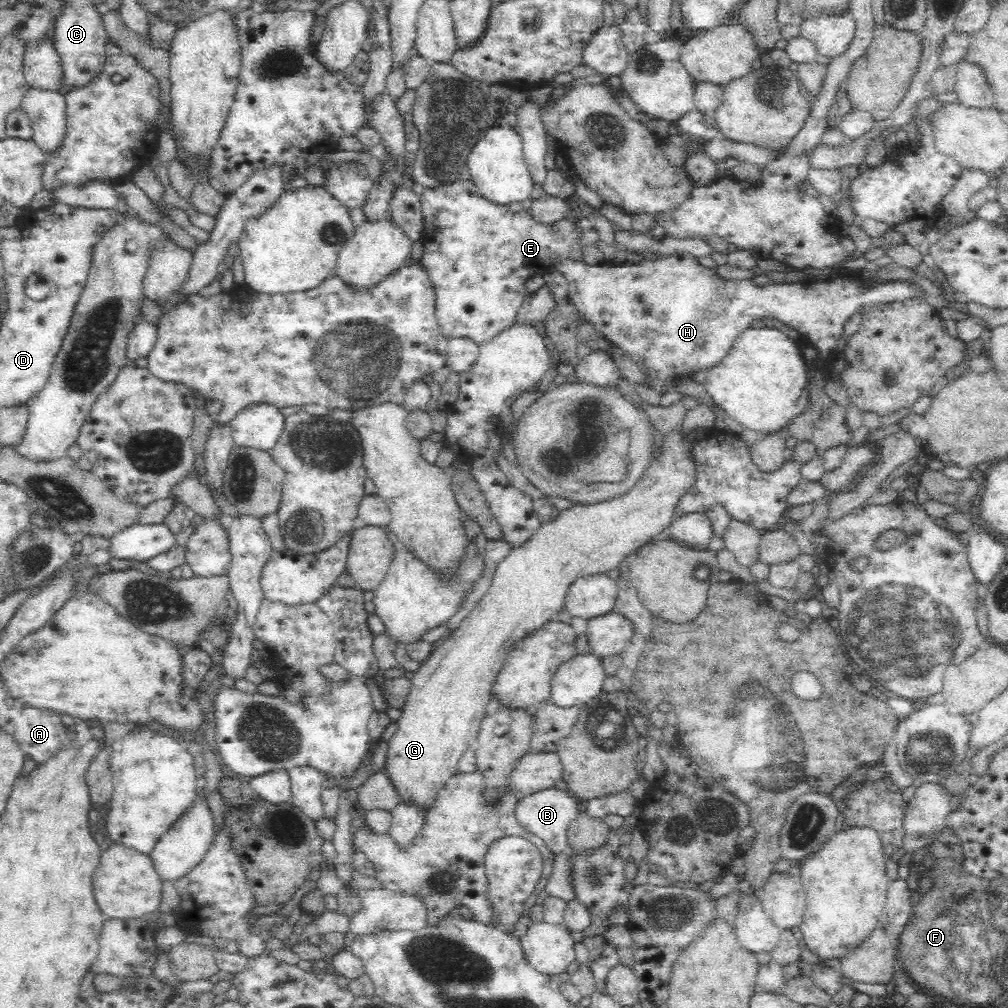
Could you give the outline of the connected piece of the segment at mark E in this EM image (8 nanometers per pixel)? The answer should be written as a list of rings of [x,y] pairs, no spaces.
[[[471,179],[424,189],[419,198],[425,220],[425,232],[421,238],[425,249],[421,263],[435,288],[435,317],[440,335],[446,340],[472,340],[479,346],[490,341],[498,332],[514,324],[524,296],[528,294],[525,284],[529,276],[547,271],[549,261],[556,254],[582,260],[582,251],[578,245],[582,229],[577,224],[571,235],[558,235],[554,225],[536,223],[529,210],[513,213],[509,206],[498,206],[485,200]]]

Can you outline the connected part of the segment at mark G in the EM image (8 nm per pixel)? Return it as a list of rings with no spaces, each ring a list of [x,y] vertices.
[[[710,427],[686,431],[672,428],[670,432],[660,432],[655,428],[655,446],[649,467],[628,492],[594,504],[575,503],[571,508],[561,510],[552,522],[542,522],[524,545],[511,548],[510,553],[497,564],[492,586],[460,626],[420,664],[411,679],[411,690],[396,721],[398,729],[388,741],[383,766],[403,802],[429,807],[445,782],[458,773],[459,760],[464,751],[475,744],[487,704],[493,696],[492,686],[514,643],[544,627],[551,616],[565,609],[564,598],[568,588],[578,578],[605,574],[620,567],[632,551],[648,543],[655,534],[668,530],[674,521],[679,500],[696,482],[694,448],[708,434]]]

